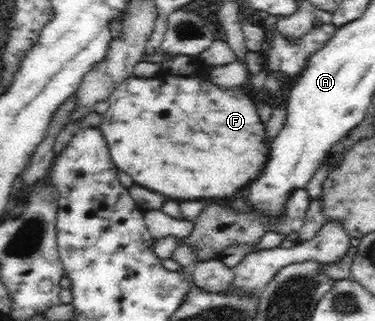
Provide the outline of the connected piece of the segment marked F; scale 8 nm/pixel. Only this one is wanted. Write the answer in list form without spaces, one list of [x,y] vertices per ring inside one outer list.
[[[194,57],[199,69],[193,75],[162,72],[150,78],[123,80],[106,99],[108,110],[99,128],[106,140],[115,167],[126,172],[135,185],[162,194],[174,201],[226,199],[248,186],[265,166],[270,144],[264,144],[264,126],[258,109],[244,85],[223,88],[212,83],[203,70],[206,66]]]

